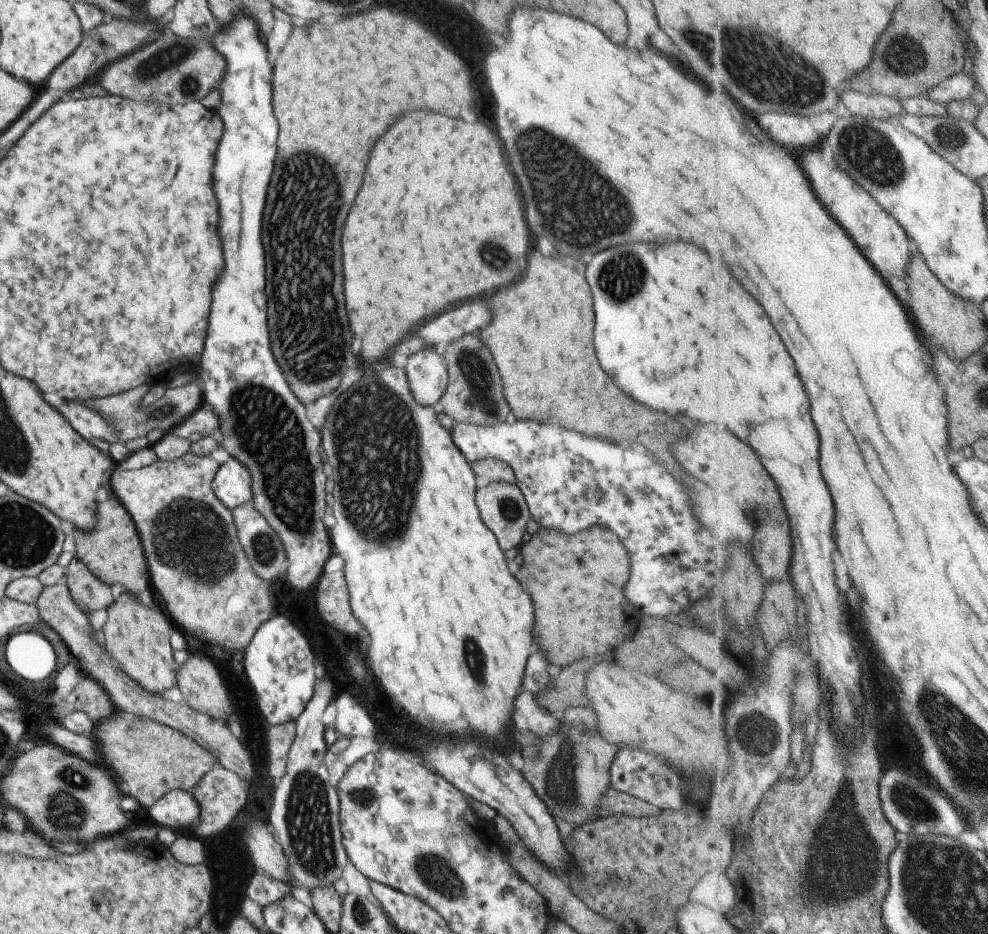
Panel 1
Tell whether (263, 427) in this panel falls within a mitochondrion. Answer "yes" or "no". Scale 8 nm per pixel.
yes

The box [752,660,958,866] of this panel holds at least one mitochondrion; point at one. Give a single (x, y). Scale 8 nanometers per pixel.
(907, 797)

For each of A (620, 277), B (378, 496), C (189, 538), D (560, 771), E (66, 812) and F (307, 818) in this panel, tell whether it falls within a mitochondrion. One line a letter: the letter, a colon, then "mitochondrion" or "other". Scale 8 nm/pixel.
A: mitochondrion
B: mitochondrion
C: mitochondrion
D: mitochondrion
E: mitochondrion
F: mitochondrion

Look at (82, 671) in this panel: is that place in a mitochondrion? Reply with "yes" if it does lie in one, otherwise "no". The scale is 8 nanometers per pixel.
no

